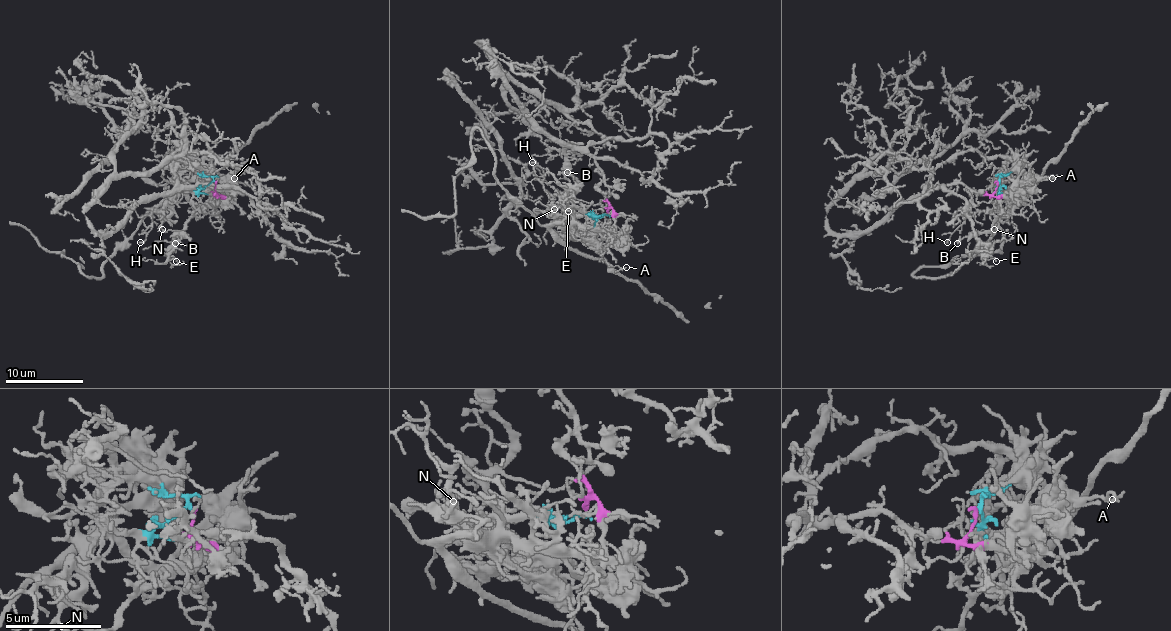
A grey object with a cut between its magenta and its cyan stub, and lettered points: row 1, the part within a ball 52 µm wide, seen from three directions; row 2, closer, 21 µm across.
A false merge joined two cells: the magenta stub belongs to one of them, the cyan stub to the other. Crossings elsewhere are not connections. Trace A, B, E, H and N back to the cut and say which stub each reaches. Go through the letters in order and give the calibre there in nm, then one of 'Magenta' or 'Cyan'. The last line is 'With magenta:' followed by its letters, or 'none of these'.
A: Thickness 110 nm. Cyan
B: Thickness 200 nm. Cyan
E: Thickness 170 nm. Cyan
H: Thickness 150 nm. Cyan
N: Thickness 180 nm. Cyan
With magenta: none of these

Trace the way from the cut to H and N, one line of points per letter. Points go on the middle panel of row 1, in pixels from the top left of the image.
H: (607, 214), (586, 214), (574, 207), (559, 212), (543, 183), (543, 170), (531, 162)
N: (607, 214), (576, 214), (568, 220), (555, 214), (555, 209)

